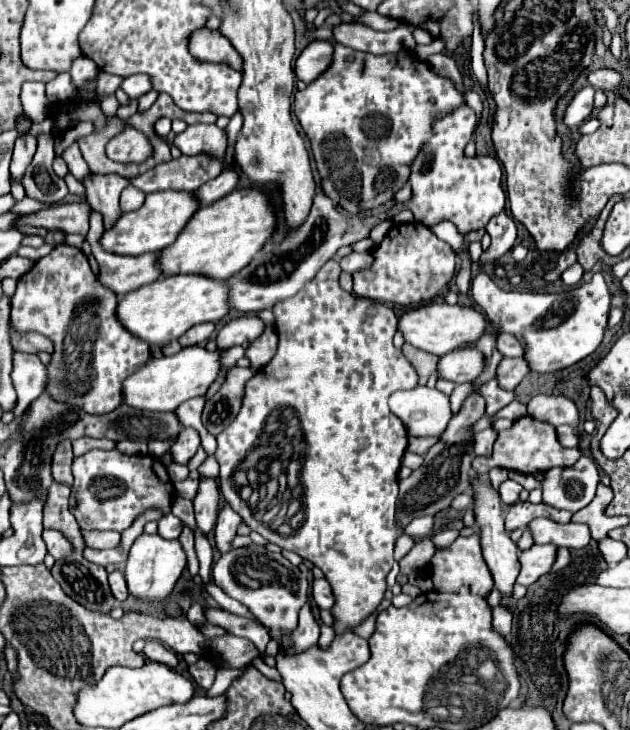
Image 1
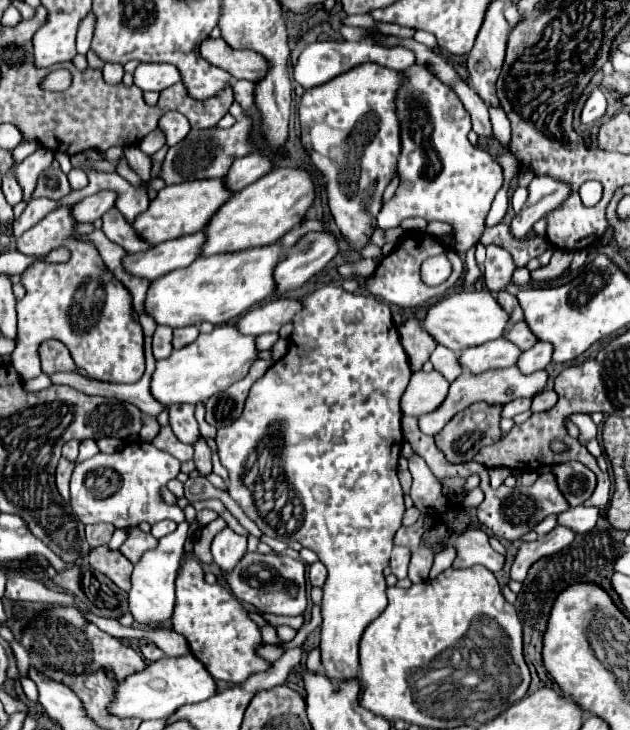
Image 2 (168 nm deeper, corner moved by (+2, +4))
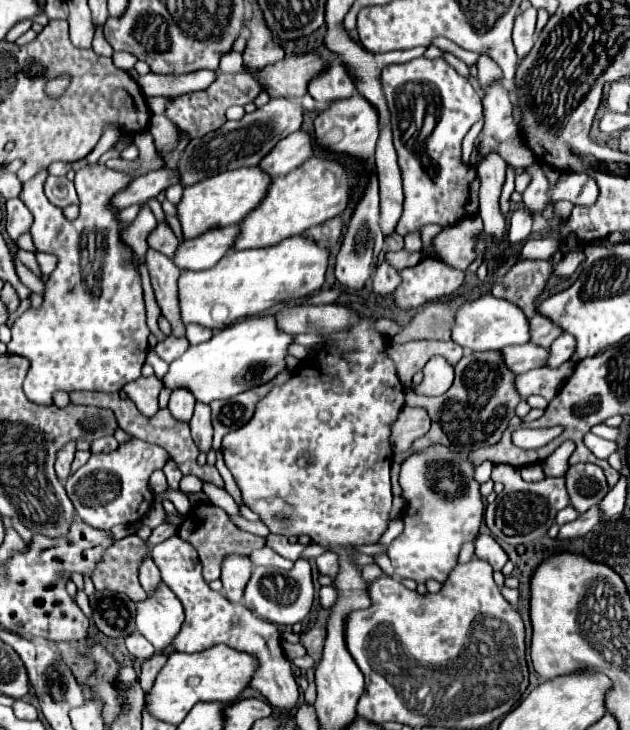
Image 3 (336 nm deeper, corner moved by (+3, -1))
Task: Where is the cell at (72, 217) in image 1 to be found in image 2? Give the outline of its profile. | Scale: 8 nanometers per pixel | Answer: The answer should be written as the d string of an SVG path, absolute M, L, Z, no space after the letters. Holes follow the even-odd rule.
M103 190L99 194L95 194L95 196L89 196L89 198L81 200L81 202L77 202L73 206L73 216L79 222L95 222L105 212L115 208L115 200L117 200L117 194L113 194L113 190Z

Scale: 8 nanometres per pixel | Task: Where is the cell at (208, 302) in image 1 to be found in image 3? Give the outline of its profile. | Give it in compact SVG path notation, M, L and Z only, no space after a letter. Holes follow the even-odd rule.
M290 237L280 241L274 247L266 249L248 249L248 251L228 251L214 267L206 271L184 271L178 279L178 301L180 301L180 321L184 325L196 323L208 329L224 329L244 317L260 315L264 311L270 311L278 307L280 303L292 303L296 299L302 299L316 289L322 287L324 275L328 265L328 251L318 247L314 241L304 237ZM216 307L226 307L226 317L222 321L216 319Z

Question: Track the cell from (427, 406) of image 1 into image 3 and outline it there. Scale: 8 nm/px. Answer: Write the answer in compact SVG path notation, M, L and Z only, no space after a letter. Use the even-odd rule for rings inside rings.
M434 357L428 361L428 365L423 369L423 380L413 390L419 395L434 396L444 395L454 381L454 367L446 363L442 357Z

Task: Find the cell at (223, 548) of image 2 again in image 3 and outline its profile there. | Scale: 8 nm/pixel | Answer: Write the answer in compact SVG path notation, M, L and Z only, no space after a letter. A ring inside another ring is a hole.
M240 553L224 555L220 581L224 583L224 595L232 603L238 603L242 599L244 583L248 583L250 573L252 573L252 561L248 557L244 557Z

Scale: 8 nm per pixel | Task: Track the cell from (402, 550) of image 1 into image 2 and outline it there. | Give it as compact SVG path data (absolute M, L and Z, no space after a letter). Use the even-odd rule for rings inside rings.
M395 546L395 548L393 548L389 568L391 568L391 572L397 576L397 580L407 578L409 558L411 558L411 550L409 550L409 548L403 548L403 546Z

